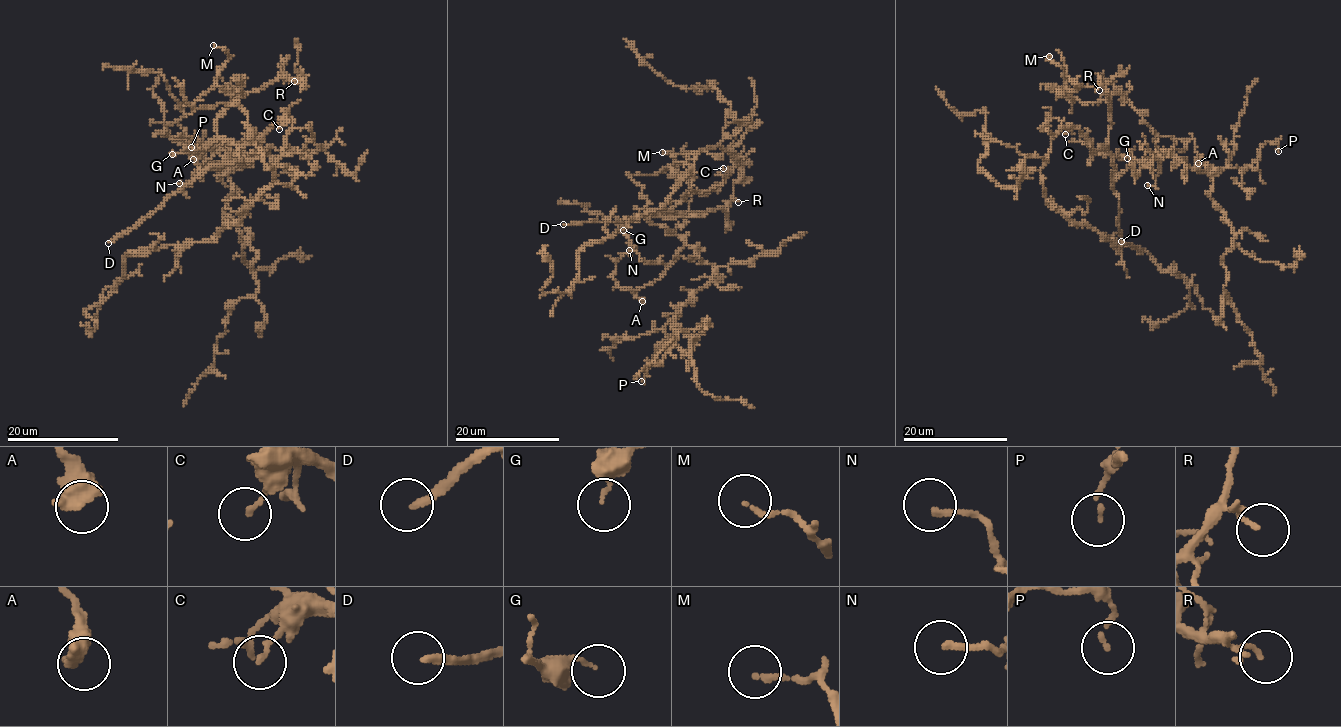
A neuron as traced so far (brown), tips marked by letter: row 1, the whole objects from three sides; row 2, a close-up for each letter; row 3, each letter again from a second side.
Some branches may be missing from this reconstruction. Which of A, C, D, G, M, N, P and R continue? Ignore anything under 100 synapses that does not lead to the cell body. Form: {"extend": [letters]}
{"extend": ["D"]}

